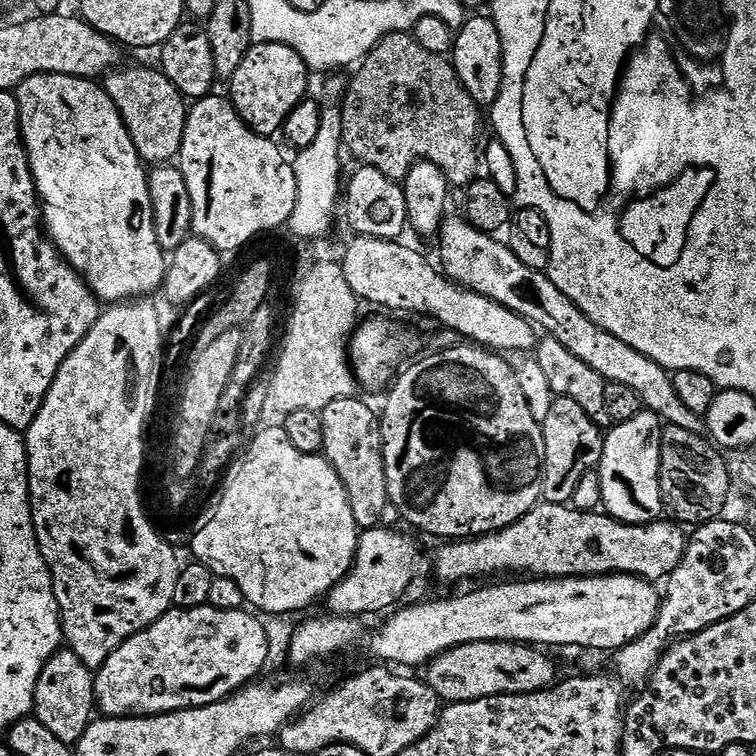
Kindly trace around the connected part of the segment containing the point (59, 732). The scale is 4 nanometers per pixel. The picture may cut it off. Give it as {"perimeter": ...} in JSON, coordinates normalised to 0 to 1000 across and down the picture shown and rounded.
{"perimeter":[[[93,860],[71,864],[66,876],[61,876],[61,881],[50,897],[50,907],[45,918],[45,948],[48,952],[61,960],[82,981],[99,987],[104,984],[106,978],[111,975],[114,966],[120,960],[127,940],[127,902],[123,885],[114,882],[108,870],[103,870],[103,865],[98,865]]]}

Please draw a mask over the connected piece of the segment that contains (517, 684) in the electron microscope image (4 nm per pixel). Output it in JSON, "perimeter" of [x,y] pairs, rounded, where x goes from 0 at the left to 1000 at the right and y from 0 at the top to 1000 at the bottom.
{"perimeter":[[[676,847],[612,852],[569,874],[563,884],[563,902],[583,927],[601,931],[644,921],[716,915],[720,910],[729,910],[738,899],[735,878],[720,862],[724,861],[701,852],[680,852]]]}

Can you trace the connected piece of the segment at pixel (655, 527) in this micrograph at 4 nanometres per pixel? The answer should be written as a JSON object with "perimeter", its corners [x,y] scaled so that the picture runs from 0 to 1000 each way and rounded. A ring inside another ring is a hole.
{"perimeter":[[[713,665],[709,671],[700,675],[685,690],[675,696],[661,698],[656,704],[646,704],[640,709],[631,709],[618,714],[583,718],[583,725],[577,730],[577,762],[582,767],[589,767],[593,772],[603,772],[607,767],[624,767],[628,762],[651,762],[655,757],[688,757],[683,759],[697,759],[704,765],[745,765],[749,762],[847,762],[851,767],[864,770],[877,769],[902,743],[905,737],[905,721],[907,718],[907,704],[903,704],[894,693],[882,693],[882,687],[874,685],[864,693],[825,693],[820,688],[813,688],[798,676],[766,677],[763,672],[751,667],[722,667]]]}

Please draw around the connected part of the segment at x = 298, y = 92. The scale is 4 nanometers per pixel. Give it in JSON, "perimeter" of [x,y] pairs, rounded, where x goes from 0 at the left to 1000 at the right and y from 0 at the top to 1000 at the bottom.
{"perimeter":[[[335,57],[320,77],[320,87],[310,93],[304,107],[304,131],[315,152],[341,179],[364,181],[378,163],[381,152],[409,126],[410,91],[384,61]]]}

